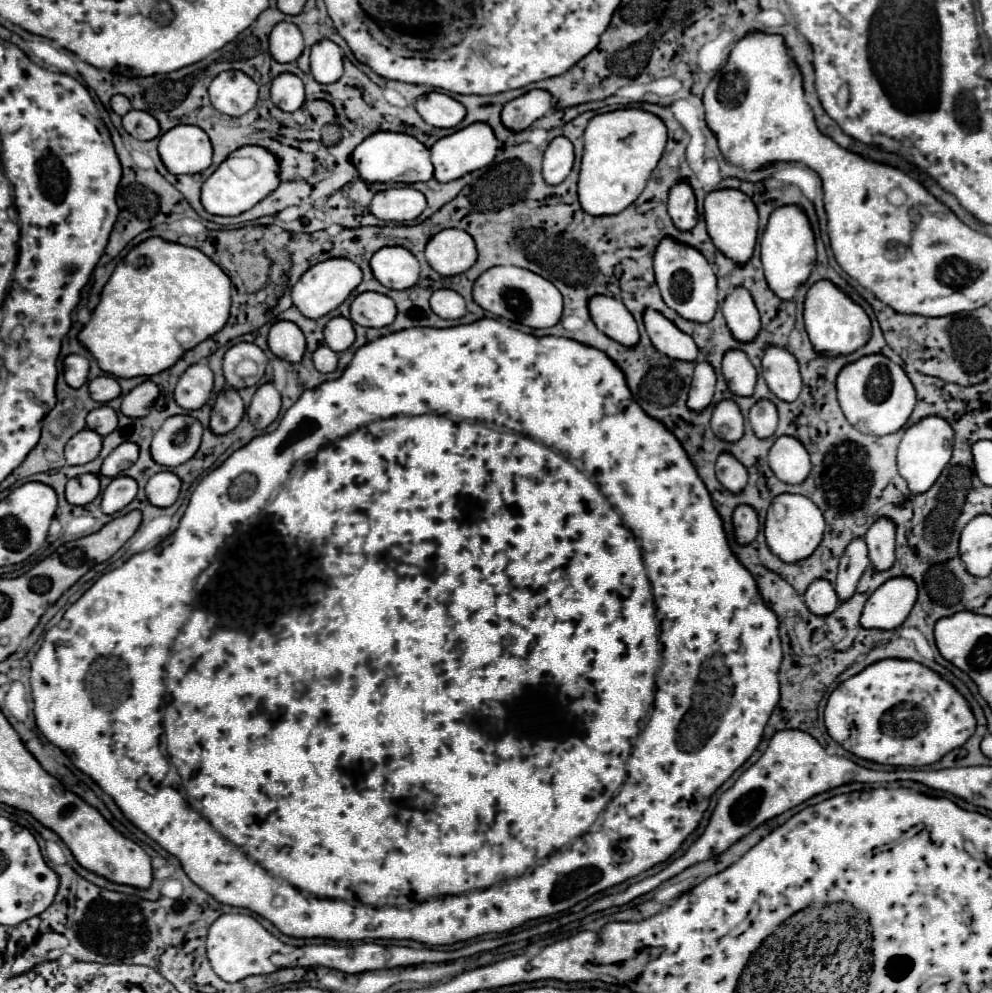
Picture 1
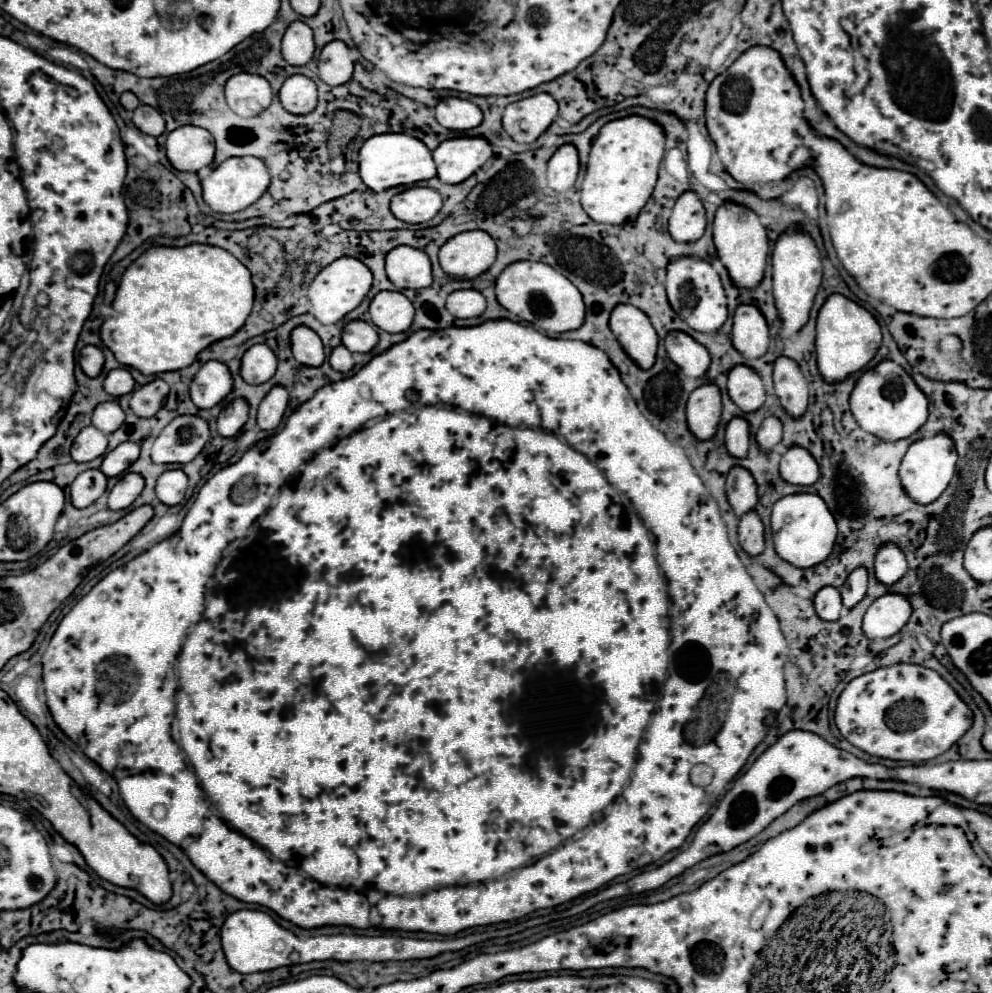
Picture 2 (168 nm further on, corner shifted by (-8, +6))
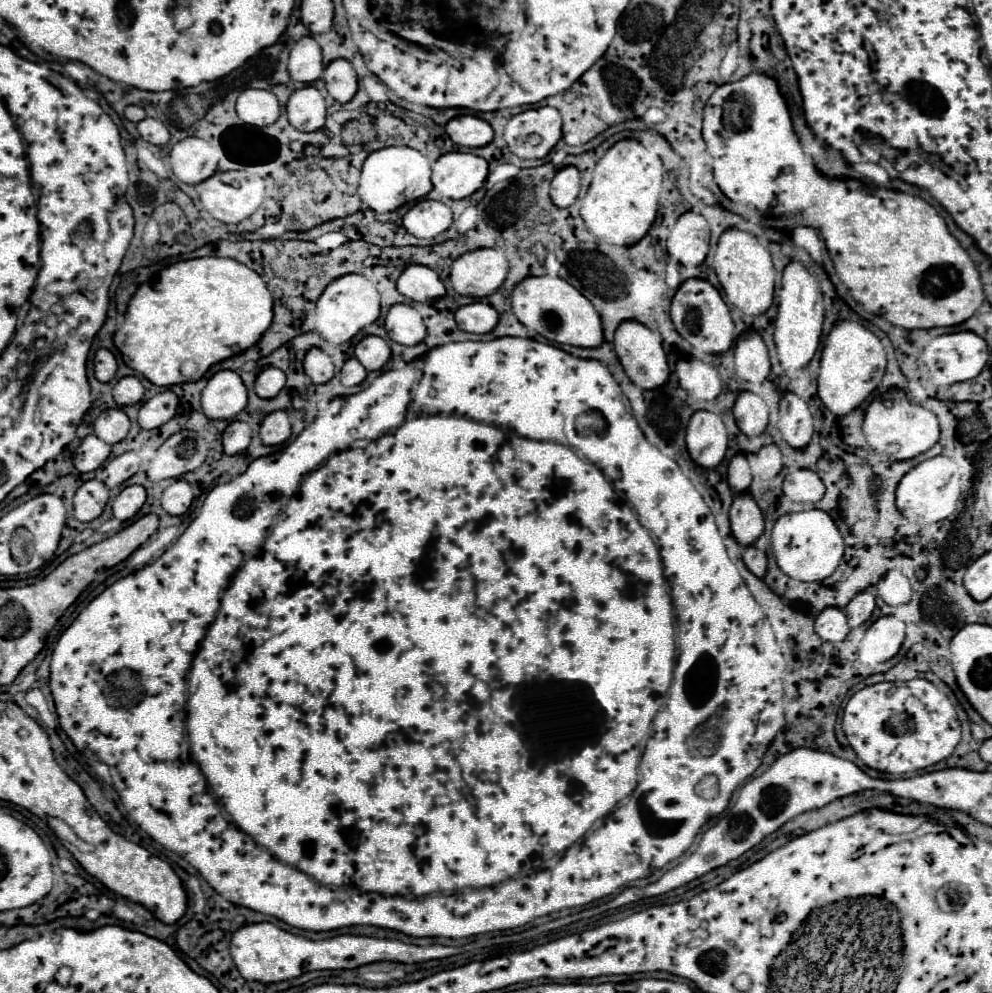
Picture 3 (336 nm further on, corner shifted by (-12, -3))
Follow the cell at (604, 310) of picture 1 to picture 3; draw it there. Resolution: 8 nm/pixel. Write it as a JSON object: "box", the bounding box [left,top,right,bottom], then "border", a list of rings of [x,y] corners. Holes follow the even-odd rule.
{"box":[615,321,669,389],"border":[[[623,321],[615,331],[615,351],[623,363],[623,367],[629,371],[629,377],[633,383],[637,383],[643,389],[653,389],[665,383],[669,375],[665,351],[661,345],[661,339],[657,333],[653,333],[647,325],[639,321]]]}

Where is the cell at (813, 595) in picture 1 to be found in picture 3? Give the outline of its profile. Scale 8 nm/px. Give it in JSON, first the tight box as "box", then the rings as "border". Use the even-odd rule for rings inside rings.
{"box":[815,607,849,641],"border":[[[827,607],[817,615],[815,631],[825,641],[841,641],[849,633],[847,617],[841,607]]]}

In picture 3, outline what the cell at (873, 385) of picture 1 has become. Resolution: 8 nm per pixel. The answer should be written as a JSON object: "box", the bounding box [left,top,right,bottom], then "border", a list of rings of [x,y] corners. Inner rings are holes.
{"box":[863,387,939,459],"border":[[[891,387],[885,393],[877,395],[865,409],[863,417],[863,435],[867,443],[881,455],[891,459],[909,459],[923,451],[939,439],[939,421],[937,415],[917,403],[911,403],[903,389]]]}

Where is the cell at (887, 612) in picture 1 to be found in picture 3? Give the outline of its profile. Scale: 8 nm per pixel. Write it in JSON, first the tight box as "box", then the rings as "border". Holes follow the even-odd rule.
{"box":[859,615,905,665],"border":[[[883,615],[871,623],[859,645],[859,659],[867,665],[891,659],[905,639],[905,623],[893,615]]]}

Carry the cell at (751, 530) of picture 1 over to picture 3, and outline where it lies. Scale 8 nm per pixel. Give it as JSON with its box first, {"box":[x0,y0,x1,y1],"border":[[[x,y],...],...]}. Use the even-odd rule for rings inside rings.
{"box":[743,543,767,577],"border":[[[753,543],[753,545],[745,545],[743,561],[745,561],[745,565],[749,567],[749,571],[755,573],[757,577],[763,577],[763,575],[765,575],[765,569],[767,569],[767,555],[765,555],[755,543]]]}

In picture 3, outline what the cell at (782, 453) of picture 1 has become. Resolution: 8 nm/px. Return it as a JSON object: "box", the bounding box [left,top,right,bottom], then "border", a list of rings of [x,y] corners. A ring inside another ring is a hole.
{"box":[783,469,825,503],"border":[[[793,469],[783,481],[783,495],[799,503],[815,503],[823,497],[825,485],[813,469]]]}

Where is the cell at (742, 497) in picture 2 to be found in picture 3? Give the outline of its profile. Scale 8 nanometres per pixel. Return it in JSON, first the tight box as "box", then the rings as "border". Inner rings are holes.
{"box":[729,491,763,545],"border":[[[749,491],[735,493],[733,505],[729,509],[731,517],[731,529],[733,535],[743,543],[749,545],[757,541],[757,537],[763,533],[763,513],[755,501],[755,497]]]}

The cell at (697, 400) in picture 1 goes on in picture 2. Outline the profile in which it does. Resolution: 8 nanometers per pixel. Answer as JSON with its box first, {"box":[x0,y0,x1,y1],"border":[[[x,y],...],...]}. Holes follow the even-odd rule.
{"box":[687,384,721,440],"border":[[[705,384],[687,400],[687,424],[697,440],[711,440],[721,420],[721,392],[715,384]]]}

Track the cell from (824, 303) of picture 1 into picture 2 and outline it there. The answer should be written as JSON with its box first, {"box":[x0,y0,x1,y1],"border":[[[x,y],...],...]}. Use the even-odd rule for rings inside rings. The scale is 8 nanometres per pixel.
{"box":[817,294,881,384],"border":[[[841,294],[827,298],[817,316],[817,366],[825,382],[837,384],[843,382],[849,374],[865,368],[881,346],[881,328],[877,320],[859,304],[851,302]]]}

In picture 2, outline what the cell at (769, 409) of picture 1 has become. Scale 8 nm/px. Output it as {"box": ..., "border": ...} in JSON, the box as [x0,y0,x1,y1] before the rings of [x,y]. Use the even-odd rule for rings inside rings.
{"box":[755,416,783,452],"border":[[[767,416],[761,424],[761,428],[757,430],[755,440],[763,452],[771,452],[773,446],[777,446],[781,442],[781,436],[783,436],[781,422],[775,416]]]}

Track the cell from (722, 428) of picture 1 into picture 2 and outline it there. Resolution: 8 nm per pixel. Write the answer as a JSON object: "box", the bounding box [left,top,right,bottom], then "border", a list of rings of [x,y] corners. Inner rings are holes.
{"box":[725,418,749,458],"border":[[[733,418],[725,430],[725,446],[729,456],[745,458],[749,448],[749,424],[743,418]]]}

